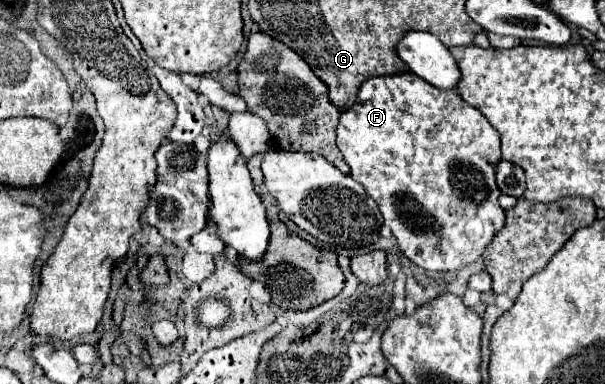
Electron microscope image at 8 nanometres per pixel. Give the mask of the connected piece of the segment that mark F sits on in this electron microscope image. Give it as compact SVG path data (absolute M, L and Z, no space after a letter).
M409 72L369 78L369 82L363 82L363 86L361 86L361 90L357 94L357 102L353 102L353 106L349 110L345 110L341 114L341 118L339 118L339 124L337 124L337 148L341 150L345 162L351 168L351 178L355 178L369 192L369 196L377 202L379 212L385 218L385 226L397 238L399 248L405 252L405 256L411 262L415 262L423 270L455 270L455 268L461 268L465 264L471 264L471 262L479 260L483 250L485 250L485 246L491 242L493 234L499 232L501 226L503 226L505 214L503 214L503 208L497 202L501 192L499 192L499 188L495 184L495 164L501 160L499 134L489 124L489 120L479 110L475 110L473 106L463 102L461 96L455 90L435 88L429 82L417 78L415 74L409 74Z

